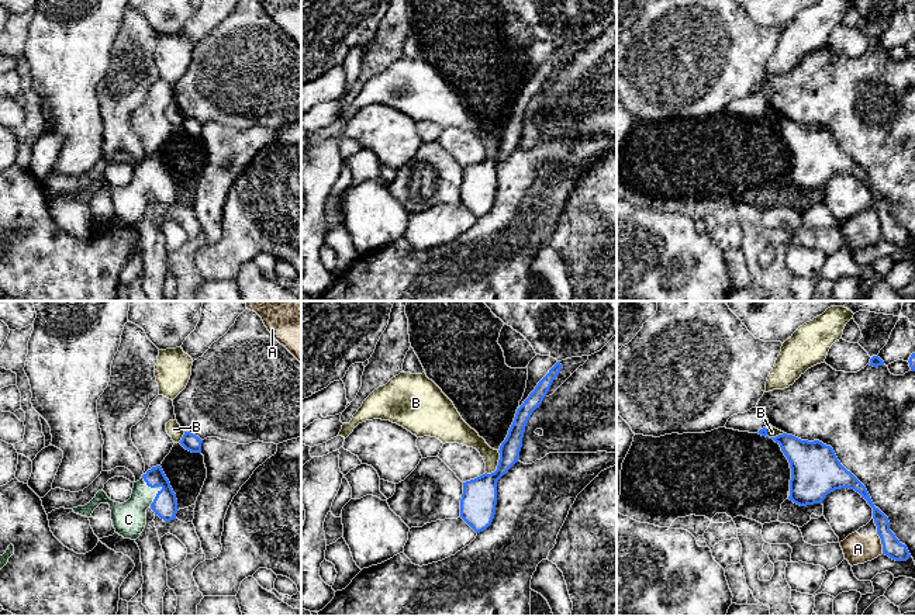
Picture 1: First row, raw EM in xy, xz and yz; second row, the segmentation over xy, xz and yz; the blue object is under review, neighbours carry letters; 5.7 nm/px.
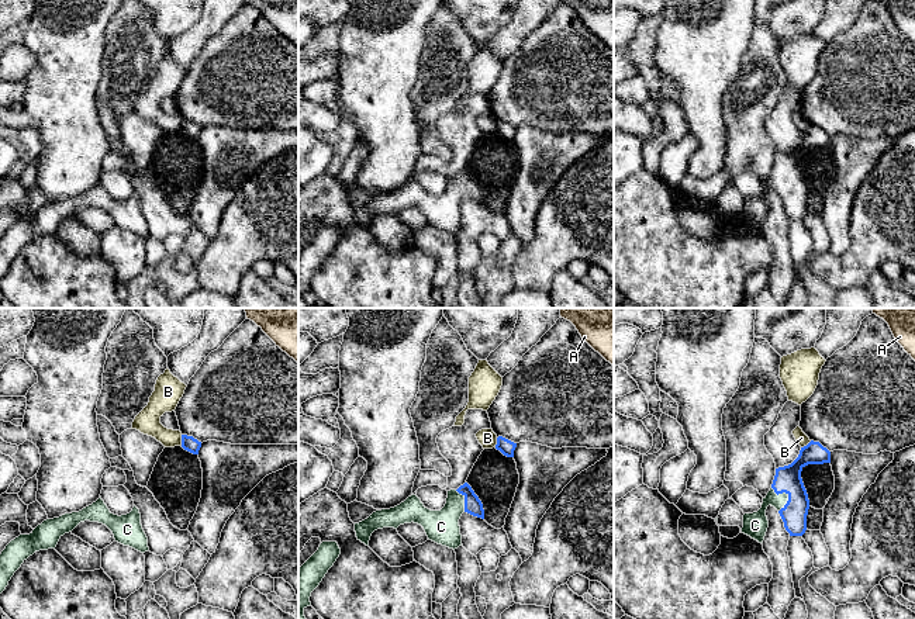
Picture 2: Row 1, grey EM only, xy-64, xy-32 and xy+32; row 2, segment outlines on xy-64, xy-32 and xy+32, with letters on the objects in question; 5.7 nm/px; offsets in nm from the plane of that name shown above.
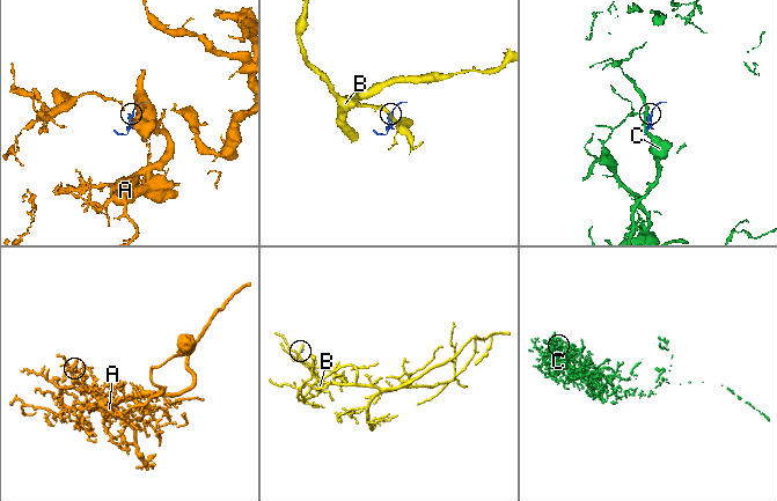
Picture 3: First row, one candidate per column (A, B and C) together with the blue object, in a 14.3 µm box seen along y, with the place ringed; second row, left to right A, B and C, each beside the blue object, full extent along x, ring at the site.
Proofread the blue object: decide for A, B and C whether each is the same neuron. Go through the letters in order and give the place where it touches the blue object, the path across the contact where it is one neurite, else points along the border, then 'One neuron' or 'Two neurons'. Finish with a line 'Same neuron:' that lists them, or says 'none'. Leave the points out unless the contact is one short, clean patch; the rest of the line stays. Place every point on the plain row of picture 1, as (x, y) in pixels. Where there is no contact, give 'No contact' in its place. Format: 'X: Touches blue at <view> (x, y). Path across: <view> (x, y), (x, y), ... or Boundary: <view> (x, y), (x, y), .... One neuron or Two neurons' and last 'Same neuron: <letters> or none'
A: Touches blue at yz (881, 228). Boundary: yz (876, 218), (881, 227), (883, 238). Two neurons
B: Touches blue at xz (499, 149). Boundary: xz (499, 135), (499, 149), (487, 159). Two neurons
C: Touches blue at xy (159, 170). Path across: xy (165, 190), (161, 183), (159, 170), (130, 203). One neuron
Same neuron: C

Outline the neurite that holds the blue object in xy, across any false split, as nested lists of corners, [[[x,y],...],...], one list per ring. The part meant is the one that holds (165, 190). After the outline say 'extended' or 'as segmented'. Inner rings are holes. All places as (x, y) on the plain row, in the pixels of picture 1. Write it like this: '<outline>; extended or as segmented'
[[[160,150],[148,155],[139,166],[134,167],[131,183],[124,187],[111,186],[101,174],[84,191],[73,197],[92,203],[100,188],[108,188],[115,218],[124,224],[137,225],[146,210],[146,194],[151,193],[165,207],[176,204],[177,184]]]; extended

